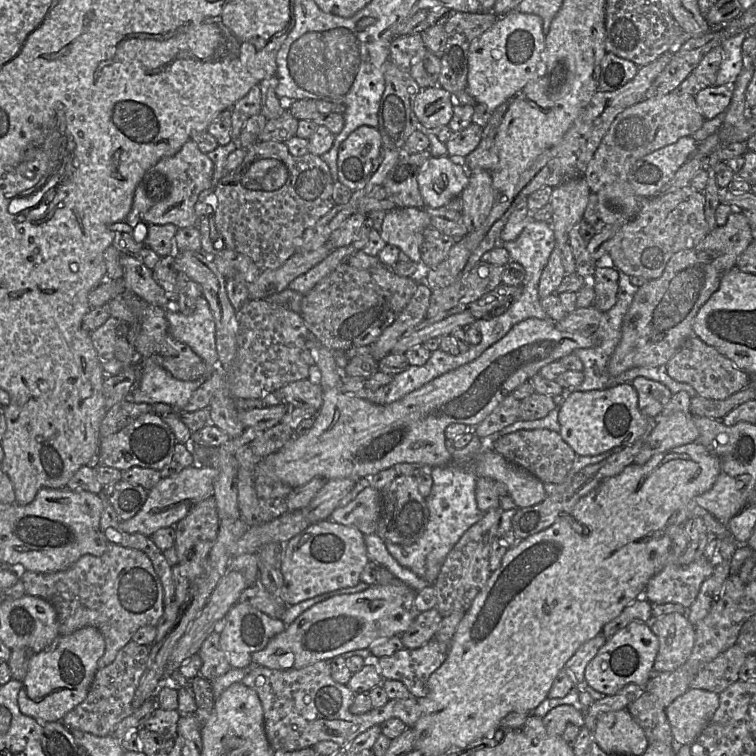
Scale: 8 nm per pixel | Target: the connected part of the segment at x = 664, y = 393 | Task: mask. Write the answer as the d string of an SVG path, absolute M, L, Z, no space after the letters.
M636 377L631 382L638 394L638 407L649 420L658 418L672 397L670 390L662 383Z

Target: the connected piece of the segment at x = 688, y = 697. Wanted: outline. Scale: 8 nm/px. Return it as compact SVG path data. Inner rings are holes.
M689 689L666 709L674 742L691 745L701 734L719 707L719 694Z

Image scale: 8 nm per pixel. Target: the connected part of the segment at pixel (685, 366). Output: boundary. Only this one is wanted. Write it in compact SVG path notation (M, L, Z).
M696 336L685 340L680 349L667 362L666 368L672 379L691 385L697 396L712 400L727 399L748 387L751 382L751 378L738 369L731 360Z

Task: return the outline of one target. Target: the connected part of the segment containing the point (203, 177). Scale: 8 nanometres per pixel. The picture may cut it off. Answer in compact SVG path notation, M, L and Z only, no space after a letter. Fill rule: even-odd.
M188 140L175 155L162 158L145 173L135 189L131 211L123 221L132 227L140 222L197 227L200 218L195 213L195 204L202 191L212 189L213 173L213 161L194 141Z

